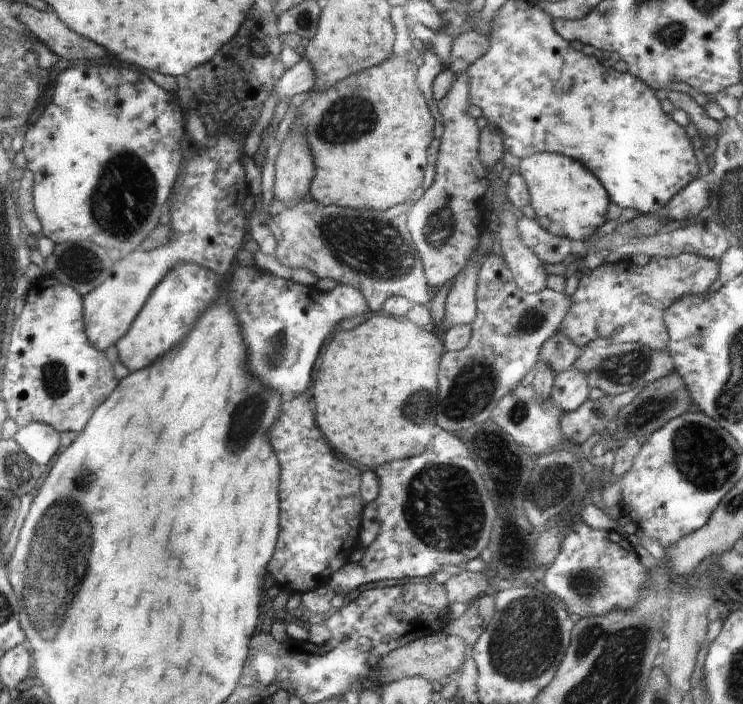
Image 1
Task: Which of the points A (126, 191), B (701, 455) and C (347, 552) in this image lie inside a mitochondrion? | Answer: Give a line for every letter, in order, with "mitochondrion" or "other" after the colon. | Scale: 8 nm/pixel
A: mitochondrion
B: mitochondrion
C: other

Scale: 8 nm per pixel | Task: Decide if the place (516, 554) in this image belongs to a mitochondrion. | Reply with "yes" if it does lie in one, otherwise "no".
no

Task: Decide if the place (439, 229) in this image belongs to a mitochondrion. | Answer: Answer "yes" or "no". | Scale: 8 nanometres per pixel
yes

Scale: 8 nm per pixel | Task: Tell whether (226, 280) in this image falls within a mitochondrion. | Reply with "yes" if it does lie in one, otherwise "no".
no

